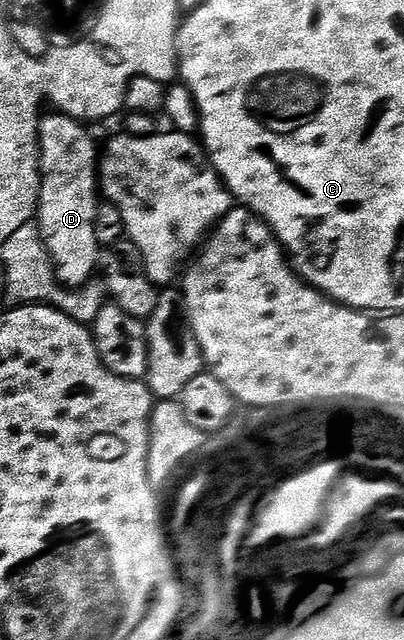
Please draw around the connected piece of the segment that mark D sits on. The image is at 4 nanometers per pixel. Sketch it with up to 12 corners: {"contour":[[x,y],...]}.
{"contour":[[78,118],[40,120],[35,221],[68,288],[102,262],[98,142]]}

